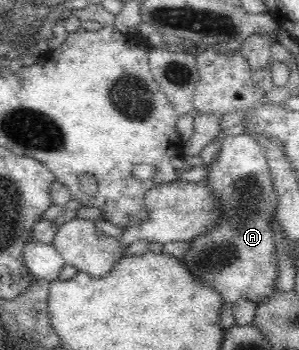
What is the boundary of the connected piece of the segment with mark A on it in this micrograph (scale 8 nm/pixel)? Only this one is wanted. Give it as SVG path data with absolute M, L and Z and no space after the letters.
M245 133L227 137L220 145L220 150L216 159L209 164L204 164L204 168L206 169L205 182L208 183L208 188L212 190L210 194L212 194L213 197L215 197L215 201L217 201L217 206L215 207L217 207L217 213L219 213L219 216L217 216L217 222L215 222L215 226L213 226L213 228L203 230L201 234L197 234L197 236L189 242L190 247L186 250L185 255L182 259L179 259L179 261L185 265L185 269L189 270L191 277L193 277L195 281L201 281L201 283L209 285L211 289L215 289L217 294L221 295L221 308L226 304L232 305L241 299L253 301L255 304L263 302L263 299L271 296L275 292L278 275L278 260L273 232L273 218L276 214L276 206L278 205L278 195L273 187L272 174L270 173L268 160L266 159L266 151L257 145L257 141L253 141L253 139Z

